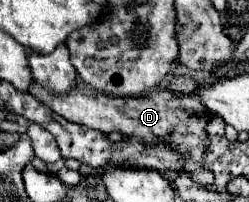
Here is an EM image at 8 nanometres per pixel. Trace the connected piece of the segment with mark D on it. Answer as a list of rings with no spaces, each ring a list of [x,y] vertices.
[[[33,81],[29,87],[29,93],[33,97],[39,97],[39,101],[43,101],[51,111],[65,117],[67,121],[85,125],[89,129],[97,129],[105,135],[113,131],[121,131],[125,137],[137,137],[149,145],[157,145],[157,141],[171,131],[169,139],[173,141],[173,149],[179,151],[181,159],[185,161],[187,173],[201,185],[213,183],[213,175],[199,167],[207,153],[205,127],[207,127],[207,115],[209,115],[207,109],[201,105],[199,97],[175,97],[167,89],[153,89],[139,97],[121,97],[121,95],[107,95],[91,87],[75,87],[71,89],[71,93],[65,93],[63,97],[51,97],[51,93],[43,89],[43,85],[35,85]]]

